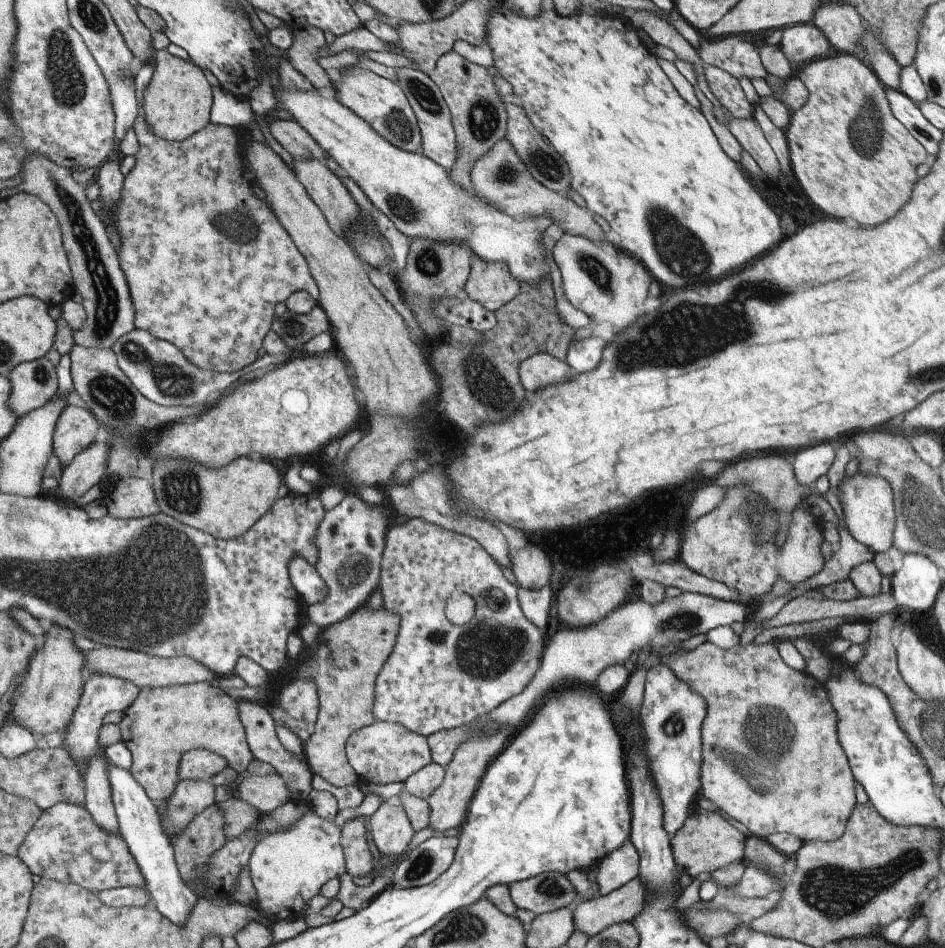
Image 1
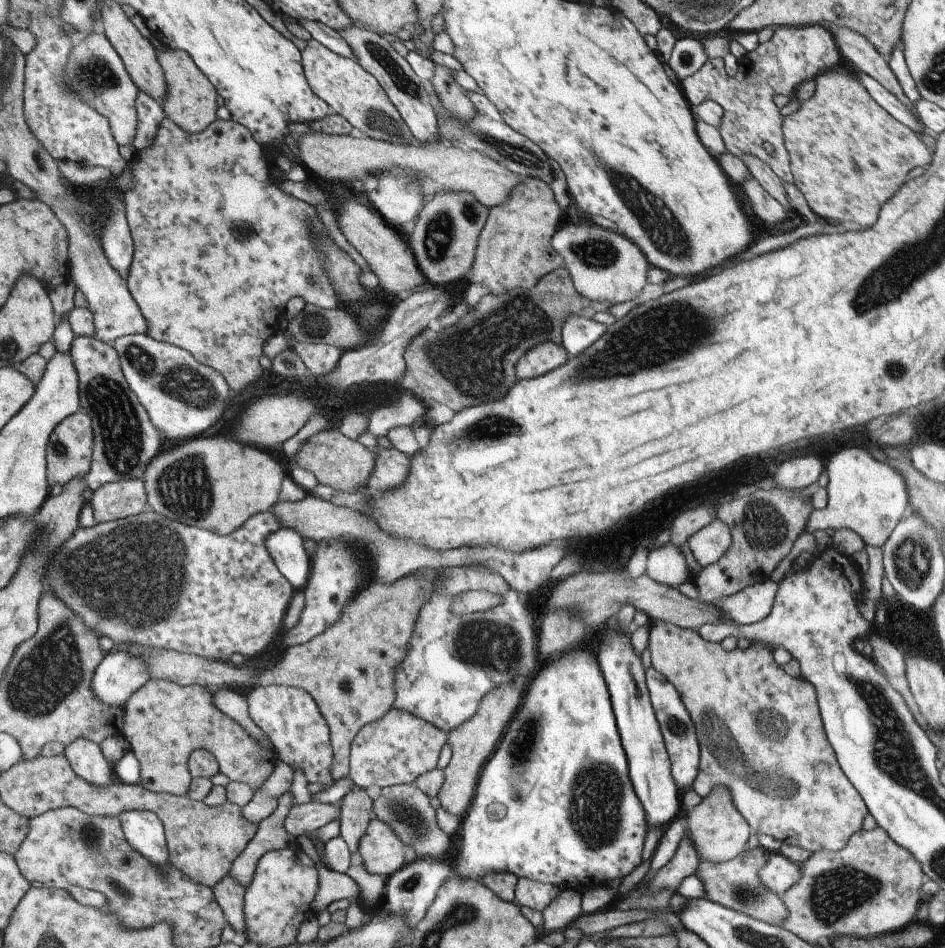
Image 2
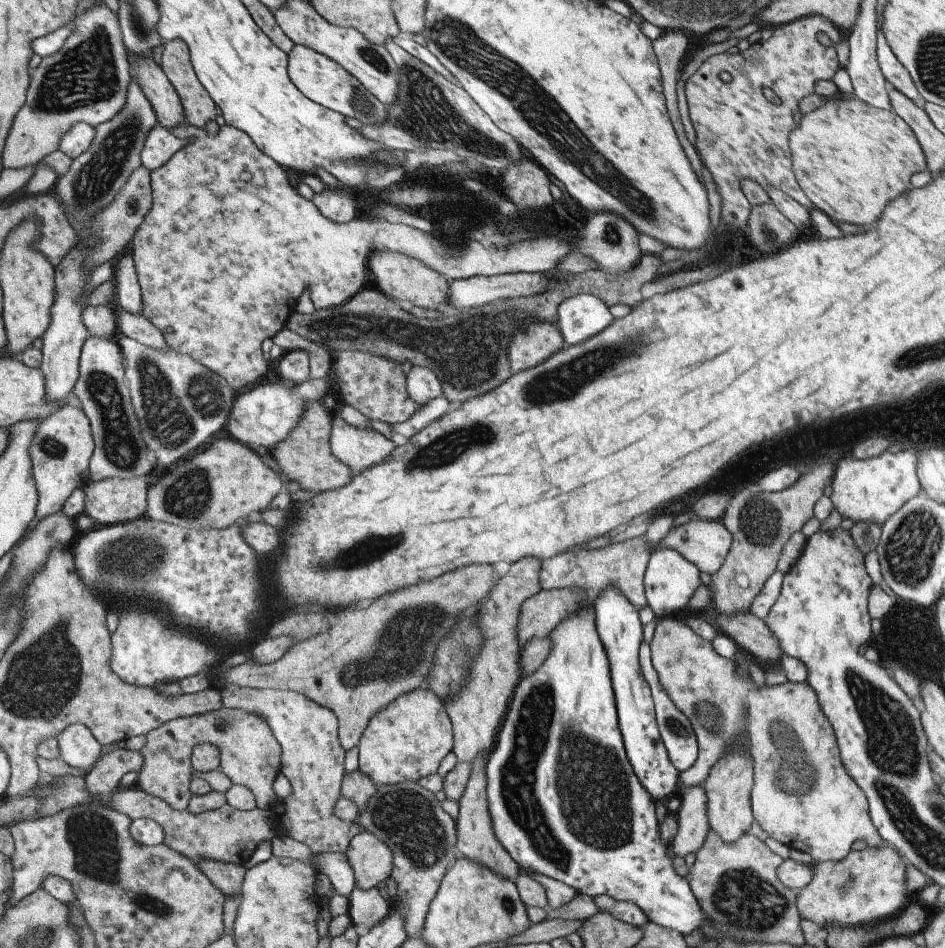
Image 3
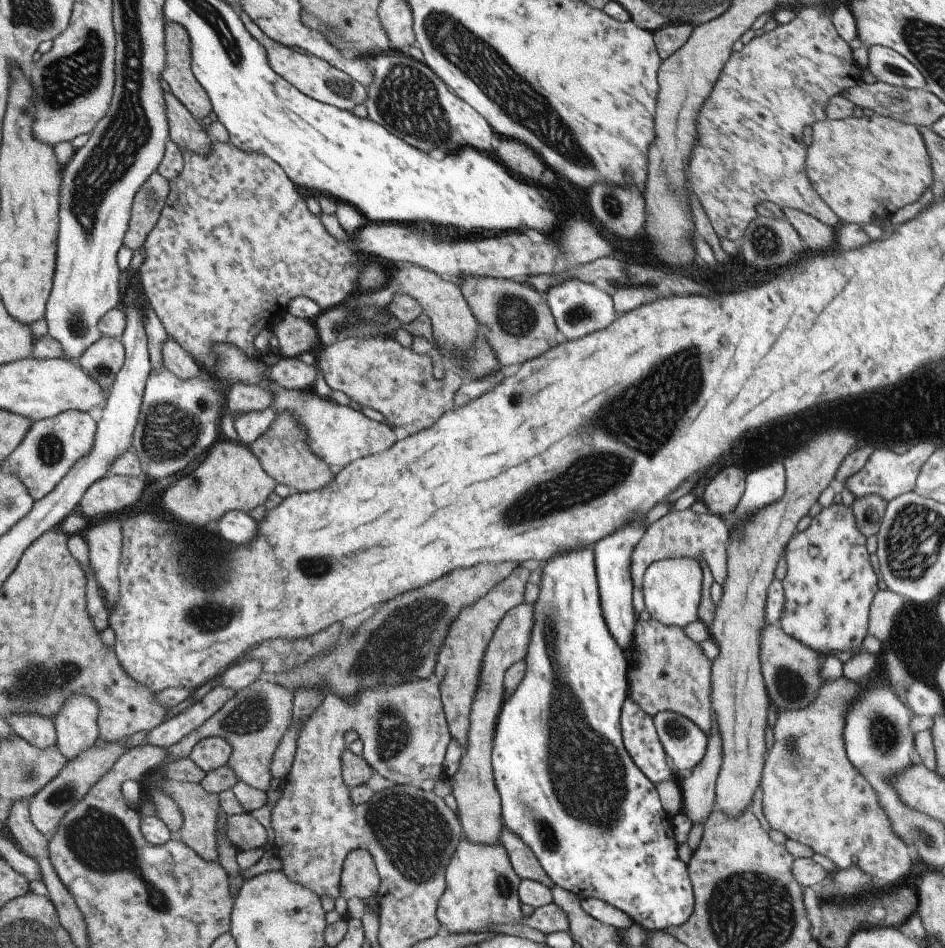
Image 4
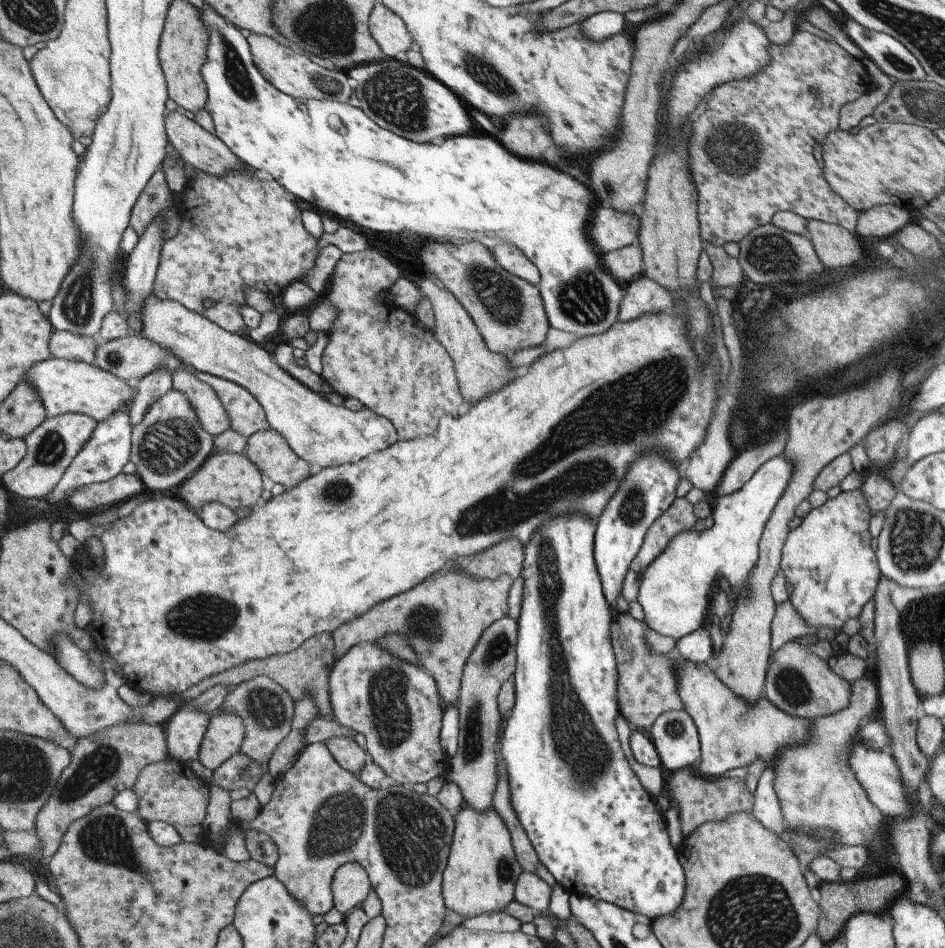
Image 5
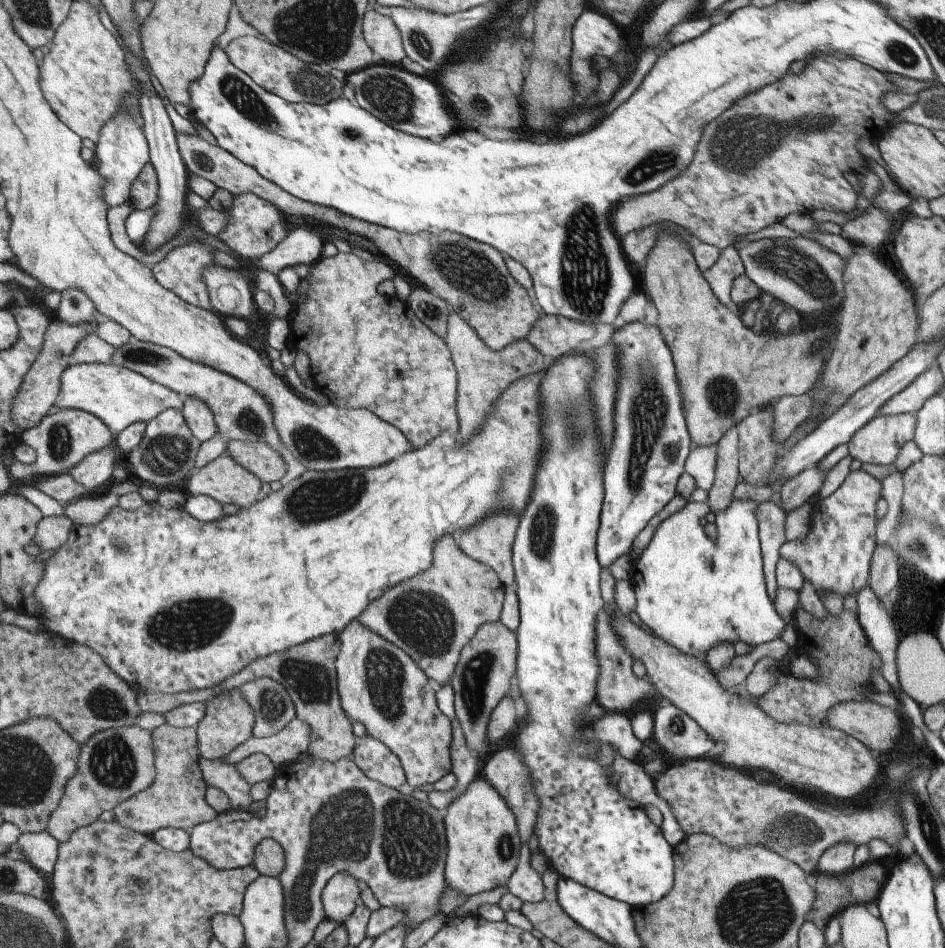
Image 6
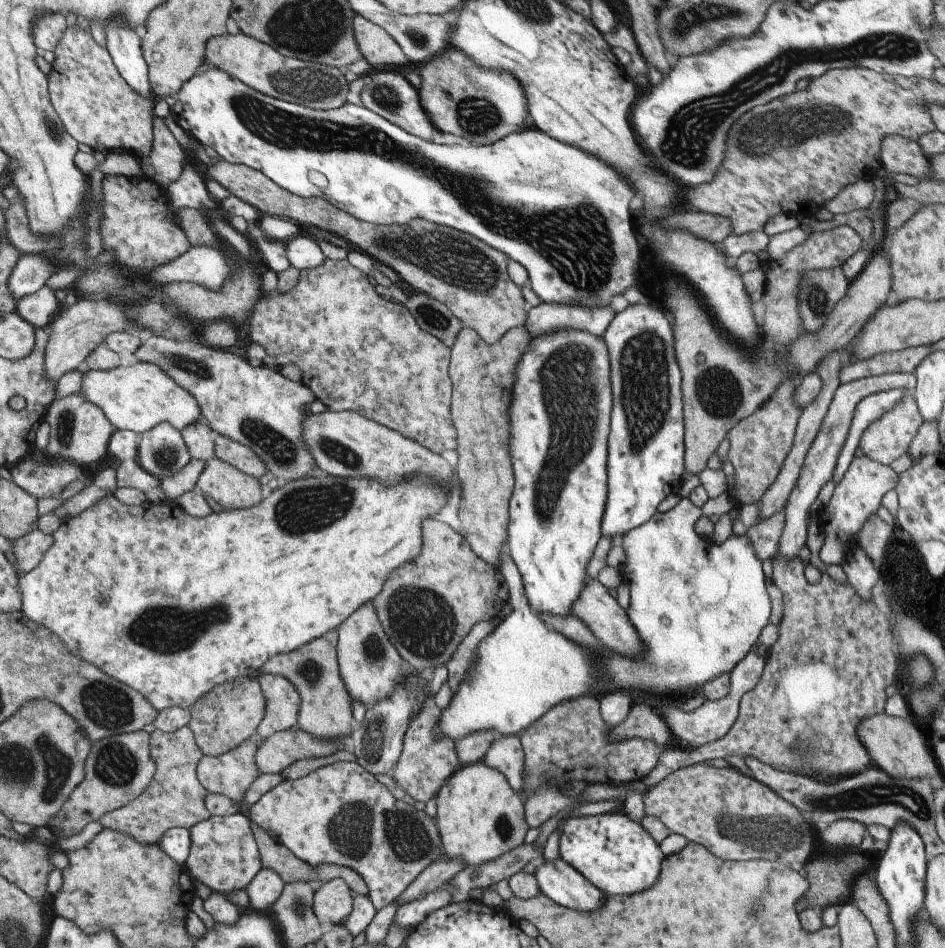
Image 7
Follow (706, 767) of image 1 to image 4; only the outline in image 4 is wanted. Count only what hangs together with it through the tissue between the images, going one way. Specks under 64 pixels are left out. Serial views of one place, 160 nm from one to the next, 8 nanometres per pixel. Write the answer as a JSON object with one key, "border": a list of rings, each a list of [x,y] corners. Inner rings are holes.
{"border":[[[641,615],[633,627],[629,648],[632,661],[627,663],[627,681],[632,701],[651,718],[661,711],[684,716],[707,736],[713,721],[710,705],[711,661],[702,653],[698,643],[689,640],[679,627],[666,627]],[[841,676],[824,682],[816,699],[805,708],[778,712],[771,731],[771,748],[766,750],[766,760],[762,766],[762,808],[771,829],[809,846],[814,853],[826,856],[839,870],[849,867],[849,858],[855,855],[859,870],[870,876],[874,886],[888,890],[892,884],[897,886],[899,880],[908,878],[915,857],[912,850],[893,832],[878,803],[878,794],[847,758],[842,737],[844,720],[859,692],[857,681]]]}

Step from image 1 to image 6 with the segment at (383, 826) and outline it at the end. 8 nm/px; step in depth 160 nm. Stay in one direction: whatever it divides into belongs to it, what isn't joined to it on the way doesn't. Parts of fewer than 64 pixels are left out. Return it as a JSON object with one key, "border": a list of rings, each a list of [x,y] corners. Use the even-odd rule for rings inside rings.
{"border":[[[347,873],[331,876],[320,892],[325,918],[343,924],[355,908],[359,896],[358,880]]]}

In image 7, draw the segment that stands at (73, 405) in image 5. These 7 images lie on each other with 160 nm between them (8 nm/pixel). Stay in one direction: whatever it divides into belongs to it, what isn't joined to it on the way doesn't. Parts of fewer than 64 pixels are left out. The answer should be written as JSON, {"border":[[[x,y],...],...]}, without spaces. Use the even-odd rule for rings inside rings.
{"border":[[[138,361],[130,366],[118,365],[111,370],[84,369],[79,392],[85,400],[103,412],[115,431],[127,430],[141,435],[161,422],[167,422],[181,431],[187,424],[203,421],[193,396],[187,390],[179,388],[161,368],[147,362]]]}

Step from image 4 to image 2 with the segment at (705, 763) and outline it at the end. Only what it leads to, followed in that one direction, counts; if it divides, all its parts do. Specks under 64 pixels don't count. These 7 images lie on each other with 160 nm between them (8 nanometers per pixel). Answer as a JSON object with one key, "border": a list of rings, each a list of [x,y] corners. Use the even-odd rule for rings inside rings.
{"border":[[[687,832],[683,838],[678,842],[678,846],[671,860],[661,868],[655,878],[649,882],[645,893],[656,893],[663,887],[671,889],[676,892],[677,885],[683,877],[695,872],[696,866],[700,858],[697,851],[692,845],[691,839],[687,836]]]}

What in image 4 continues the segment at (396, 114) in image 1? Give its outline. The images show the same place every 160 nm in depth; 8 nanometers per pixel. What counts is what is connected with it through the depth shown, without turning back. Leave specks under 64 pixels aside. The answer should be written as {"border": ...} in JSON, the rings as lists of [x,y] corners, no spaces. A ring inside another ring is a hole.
{"border":[[[236,5],[236,9],[246,31],[263,47],[269,68],[271,68],[277,76],[283,78],[285,82],[295,87],[301,94],[315,99],[316,101],[333,105],[338,109],[348,111],[350,111],[353,106],[361,104],[365,100],[366,90],[362,84],[355,82],[350,76],[347,76],[344,72],[332,67],[316,56],[301,54],[301,52],[295,52],[291,47],[286,47],[281,43],[268,40],[261,30],[255,26],[255,23],[249,20],[244,12],[240,10],[238,5]]]}

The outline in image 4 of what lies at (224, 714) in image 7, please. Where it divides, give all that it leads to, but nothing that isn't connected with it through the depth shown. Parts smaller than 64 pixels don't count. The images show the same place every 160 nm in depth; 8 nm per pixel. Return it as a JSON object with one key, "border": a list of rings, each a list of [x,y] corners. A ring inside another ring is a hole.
{"border":[[[205,737],[198,740],[190,750],[188,757],[203,773],[215,770],[228,761],[231,745],[221,737]]]}

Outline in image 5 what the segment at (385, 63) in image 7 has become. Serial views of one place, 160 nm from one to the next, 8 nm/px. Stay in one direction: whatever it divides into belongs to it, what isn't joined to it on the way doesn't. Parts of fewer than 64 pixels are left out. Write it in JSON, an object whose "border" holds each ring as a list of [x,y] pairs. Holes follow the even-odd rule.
{"border":[[[375,2],[370,10],[368,18],[368,31],[377,46],[387,59],[402,58],[403,54],[414,47],[411,35],[404,27],[403,21],[391,9],[385,8],[383,4]]]}

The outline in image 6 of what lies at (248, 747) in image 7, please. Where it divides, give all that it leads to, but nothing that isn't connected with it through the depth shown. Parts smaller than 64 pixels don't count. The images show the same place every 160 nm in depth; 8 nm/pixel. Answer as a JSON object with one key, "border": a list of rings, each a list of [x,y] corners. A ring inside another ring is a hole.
{"border":[[[223,758],[198,760],[204,783],[224,792],[229,799],[231,809],[248,811],[253,802],[250,798],[250,784],[233,770],[235,764],[229,766],[227,764]]]}

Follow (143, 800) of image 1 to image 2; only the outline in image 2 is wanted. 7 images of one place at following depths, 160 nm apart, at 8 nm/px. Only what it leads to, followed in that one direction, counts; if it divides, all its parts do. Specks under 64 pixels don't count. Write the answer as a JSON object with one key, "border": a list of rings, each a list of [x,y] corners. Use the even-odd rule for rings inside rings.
{"border":[[[125,811],[119,813],[124,839],[143,857],[160,869],[167,866],[168,850],[164,830],[159,819],[149,811]]]}

